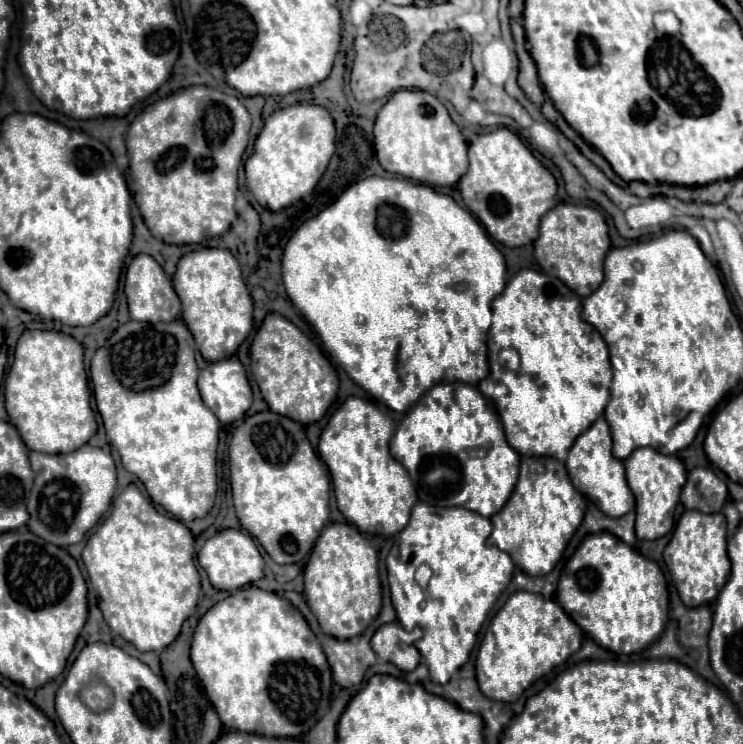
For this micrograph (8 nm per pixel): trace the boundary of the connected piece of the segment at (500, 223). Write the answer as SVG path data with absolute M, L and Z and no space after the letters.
M507 127L477 135L469 143L469 171L461 177L459 191L487 233L507 247L533 243L539 237L541 217L557 205L555 175Z

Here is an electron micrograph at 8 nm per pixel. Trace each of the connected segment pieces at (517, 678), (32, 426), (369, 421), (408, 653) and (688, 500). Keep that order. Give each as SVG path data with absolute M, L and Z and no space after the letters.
M517 591L491 619L477 657L477 683L489 699L507 703L517 701L529 685L579 651L581 641L581 627L561 609L561 605L537 593Z
M25 331L5 379L5 407L31 451L71 453L85 445L97 433L97 421L91 409L81 343L57 331Z
M349 397L329 419L319 439L319 456L329 467L337 507L361 533L391 537L409 523L409 513L417 503L417 491L407 469L389 453L389 439L395 421L373 403Z
M387 623L379 627L371 639L371 647L383 661L397 665L401 671L413 671L421 659L413 645L411 633L399 623Z
M697 467L689 473L687 485L681 493L685 509L701 513L719 513L727 501L727 485L711 469Z

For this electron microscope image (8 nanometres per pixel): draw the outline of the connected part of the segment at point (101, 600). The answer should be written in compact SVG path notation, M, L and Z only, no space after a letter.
M127 485L127 487L121 491L121 495L113 501L111 513L107 515L107 519L103 519L101 525L97 527L97 531L89 537L89 541L87 541L87 545L85 545L85 549L83 549L83 563L85 563L88 574L88 586L91 591L88 592L88 599L96 599L95 604L103 611L103 617L105 617L107 625L109 625L115 633L119 633L125 641L133 643L139 651L163 651L165 647L169 647L169 645L179 637L183 621L185 621L185 619L193 613L193 609L197 607L197 601L199 601L199 597L201 597L201 581L199 581L199 571L197 571L195 561L193 561L193 553L195 553L193 545L195 545L195 539L193 539L191 531L189 531L181 521L161 515L161 513L151 505L151 501L149 501L135 485Z

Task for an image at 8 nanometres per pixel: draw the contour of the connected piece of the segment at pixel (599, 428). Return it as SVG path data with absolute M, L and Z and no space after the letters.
M599 417L581 437L577 437L575 445L569 451L565 465L567 465L569 477L579 493L589 497L605 515L623 517L633 509L635 501L633 501L633 493L625 481L623 461L613 457L611 447L613 447L613 439L611 439L609 425L607 425L605 417Z

